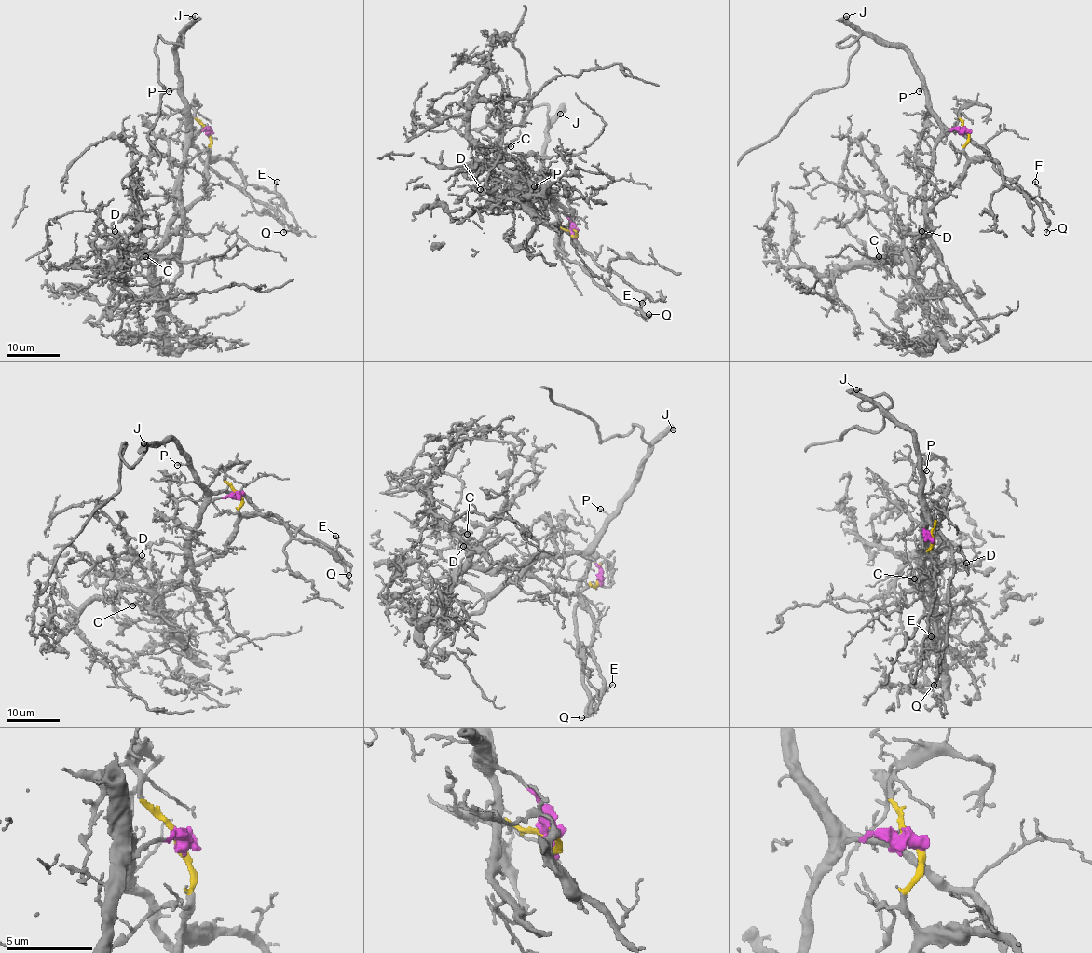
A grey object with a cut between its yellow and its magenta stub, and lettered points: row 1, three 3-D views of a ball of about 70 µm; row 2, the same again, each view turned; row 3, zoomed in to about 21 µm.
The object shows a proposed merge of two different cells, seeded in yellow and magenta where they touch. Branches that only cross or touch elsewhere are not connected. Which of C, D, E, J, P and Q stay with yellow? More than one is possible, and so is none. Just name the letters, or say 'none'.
C, D, E

